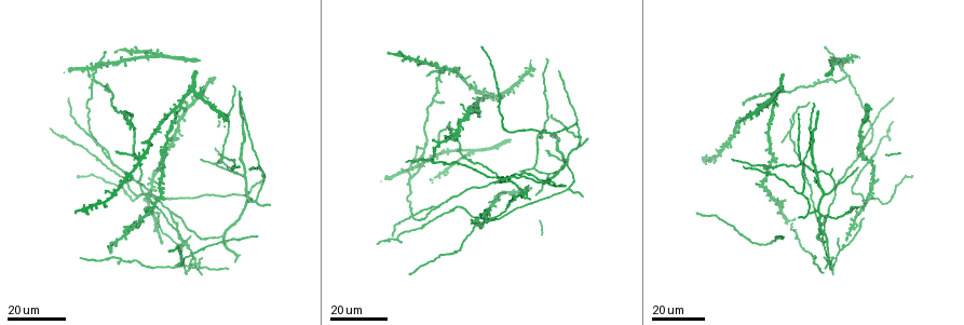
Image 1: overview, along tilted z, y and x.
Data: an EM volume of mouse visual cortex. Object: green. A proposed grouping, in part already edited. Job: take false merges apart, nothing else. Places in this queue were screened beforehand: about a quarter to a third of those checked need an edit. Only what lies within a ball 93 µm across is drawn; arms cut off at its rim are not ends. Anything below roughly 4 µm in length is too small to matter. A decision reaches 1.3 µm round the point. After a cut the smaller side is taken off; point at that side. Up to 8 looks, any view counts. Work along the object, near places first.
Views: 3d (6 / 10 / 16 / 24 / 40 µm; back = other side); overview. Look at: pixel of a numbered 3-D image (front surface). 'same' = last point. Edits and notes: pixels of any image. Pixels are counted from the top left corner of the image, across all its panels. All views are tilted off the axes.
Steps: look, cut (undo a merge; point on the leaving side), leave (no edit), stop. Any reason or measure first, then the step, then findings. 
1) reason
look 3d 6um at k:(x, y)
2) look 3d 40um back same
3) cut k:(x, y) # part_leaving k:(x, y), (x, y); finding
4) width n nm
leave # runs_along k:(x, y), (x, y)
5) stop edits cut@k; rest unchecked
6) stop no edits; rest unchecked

a fork
look 3d 24um at 1:(93, 79)

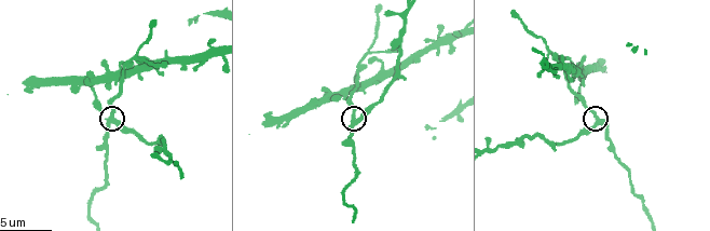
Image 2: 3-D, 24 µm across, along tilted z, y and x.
zoom in
look 3d 6um at 2:(596, 123)

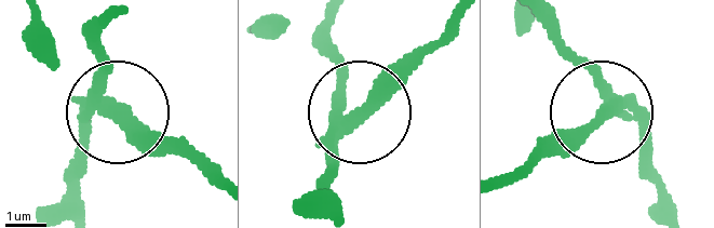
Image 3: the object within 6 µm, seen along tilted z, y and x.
side_arm 50 um
cut 3:(132, 132) # part_leaving 3:(94, 101), (135, 129), (179, 142), (217, 179); a second neuron is stuck on

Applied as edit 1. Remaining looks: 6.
look overview

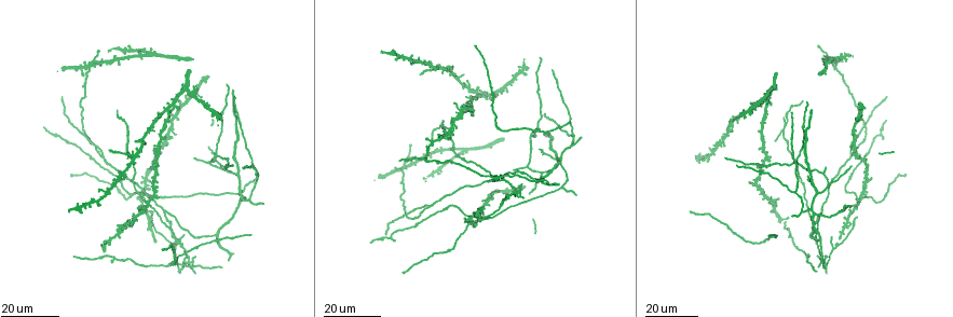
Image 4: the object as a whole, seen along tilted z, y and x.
arms part here
look 3d 24um at 4:(164, 209)

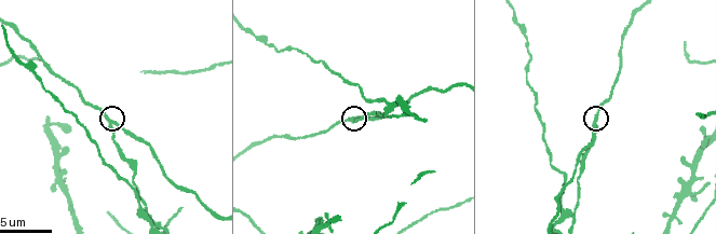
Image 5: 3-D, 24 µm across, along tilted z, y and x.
look 3d 10um at 5:(109, 124)

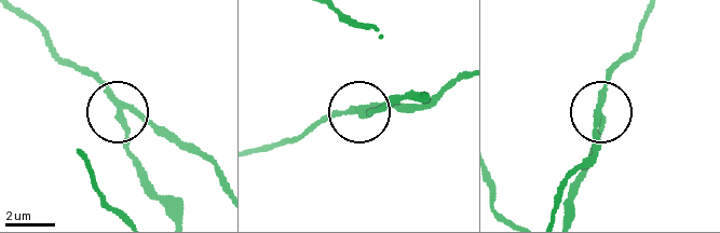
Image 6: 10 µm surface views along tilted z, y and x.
width 220 nm
cut 6:(130, 132) # two neurons meet here

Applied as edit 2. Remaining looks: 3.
three arms meet
look 3d 16um at 4:(542, 172)

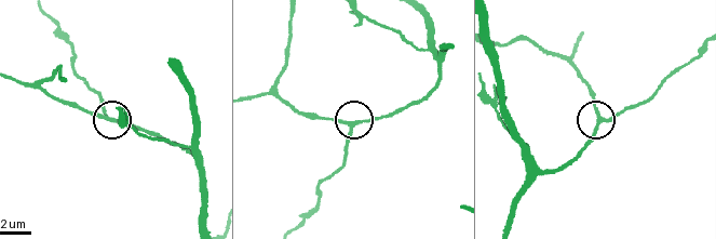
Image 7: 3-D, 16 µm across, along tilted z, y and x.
look 3d 6um at 7:(353, 126)

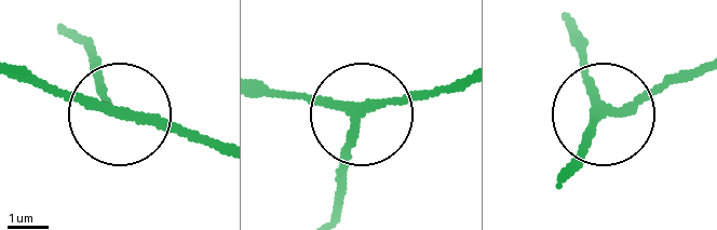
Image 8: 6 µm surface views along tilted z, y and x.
from behind
look 3d 6um back at 8:(111, 109)

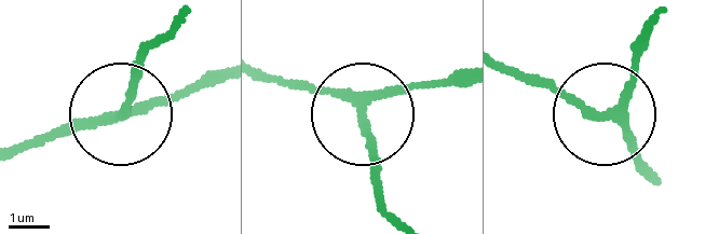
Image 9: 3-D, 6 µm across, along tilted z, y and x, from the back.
width 210 nm
leave # runs_along 9:(23, 153), (116, 114), (133, 92), (138, 49); continuous, no second neuron

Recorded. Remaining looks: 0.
stop edits cut@3, cut@6; rest unchecked

